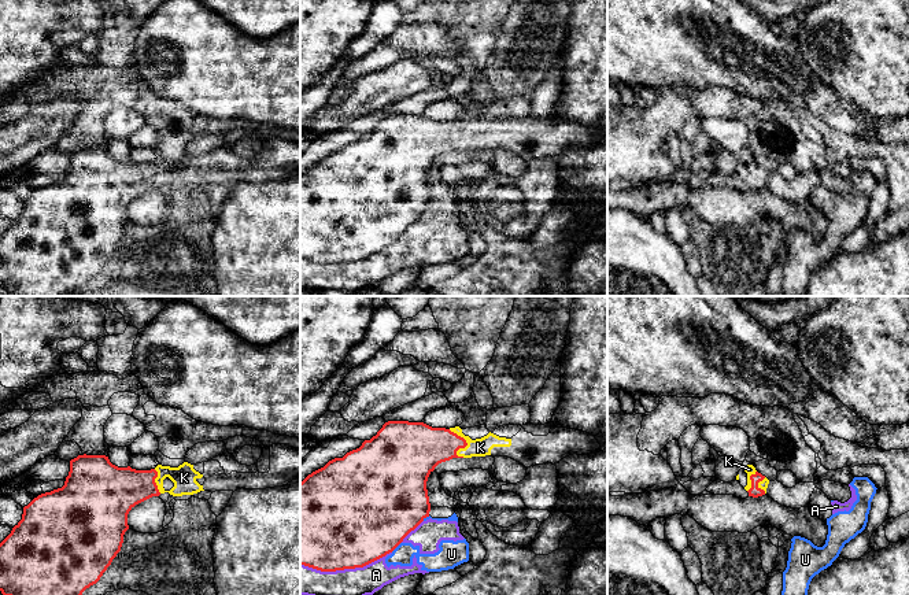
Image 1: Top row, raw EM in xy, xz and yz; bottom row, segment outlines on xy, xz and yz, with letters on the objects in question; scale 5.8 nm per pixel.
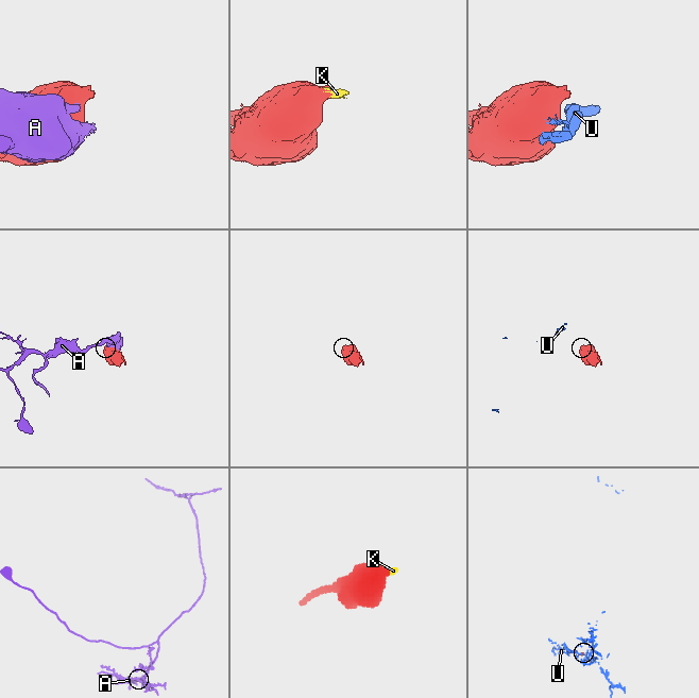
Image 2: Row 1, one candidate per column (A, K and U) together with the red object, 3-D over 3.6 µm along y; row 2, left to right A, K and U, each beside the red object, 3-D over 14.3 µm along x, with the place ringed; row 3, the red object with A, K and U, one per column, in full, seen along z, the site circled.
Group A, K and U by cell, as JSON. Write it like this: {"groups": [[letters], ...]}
{"groups": [["A", "U"], ["K"]]}

